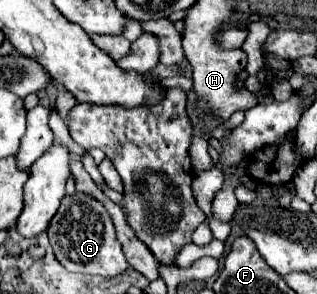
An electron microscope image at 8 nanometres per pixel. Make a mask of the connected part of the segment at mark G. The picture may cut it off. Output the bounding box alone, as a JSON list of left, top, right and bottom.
[47,194,129,276]

